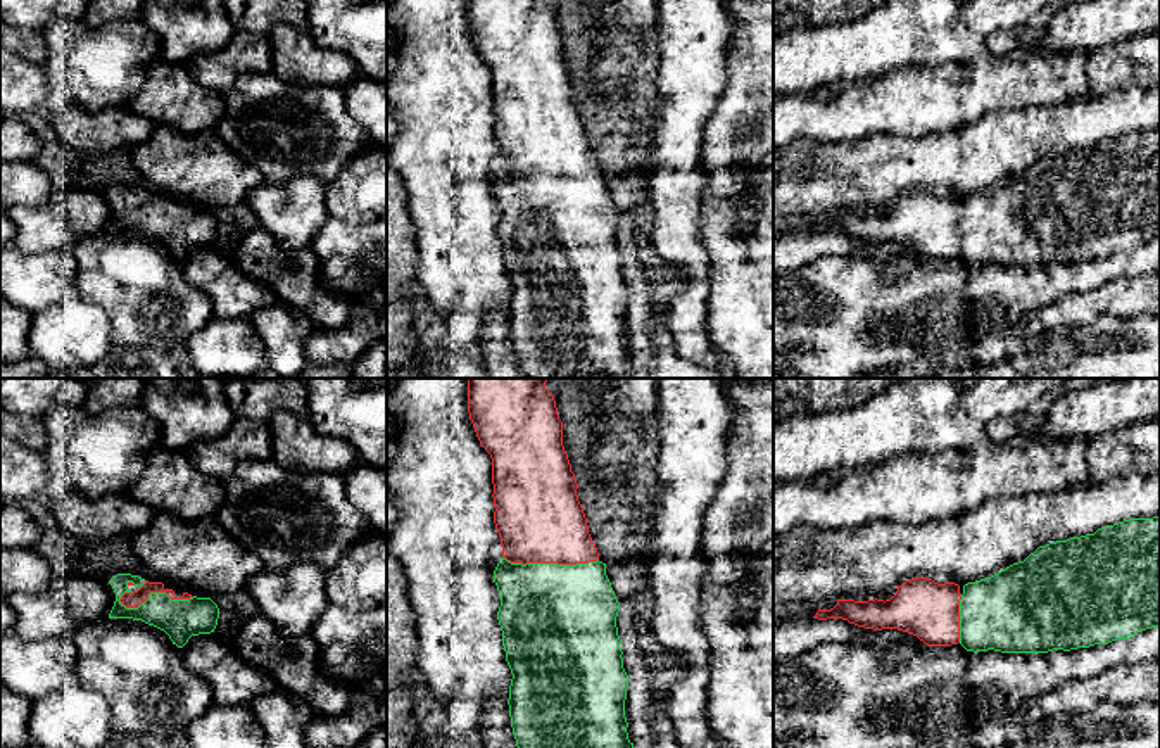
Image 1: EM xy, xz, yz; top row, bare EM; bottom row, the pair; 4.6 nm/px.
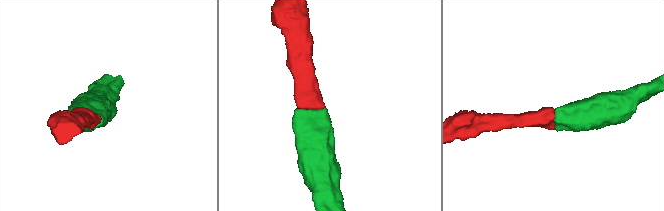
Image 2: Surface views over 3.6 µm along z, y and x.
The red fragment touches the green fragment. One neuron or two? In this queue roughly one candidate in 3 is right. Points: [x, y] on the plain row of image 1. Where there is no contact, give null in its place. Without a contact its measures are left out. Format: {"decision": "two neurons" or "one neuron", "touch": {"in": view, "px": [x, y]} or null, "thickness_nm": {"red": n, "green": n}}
{"decision": "one neuron", "touch": {"in": "xz", "px": [551, 175]}, "thickness_nm": {"red": 400, "green": 480}}

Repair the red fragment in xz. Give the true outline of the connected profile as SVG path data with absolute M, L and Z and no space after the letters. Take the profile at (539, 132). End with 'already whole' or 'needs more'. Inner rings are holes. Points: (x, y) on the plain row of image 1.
M468 0L468 26L492 71L494 136L502 159L494 195L501 207L502 259L513 287L508 318L518 366L526 378L635 378L625 330L628 288L616 240L620 216L577 109L554 9L545 0Z; needs more

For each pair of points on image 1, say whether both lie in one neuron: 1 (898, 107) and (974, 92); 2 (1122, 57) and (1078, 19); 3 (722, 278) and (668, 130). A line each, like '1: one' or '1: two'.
1: one
2: two
3: two

